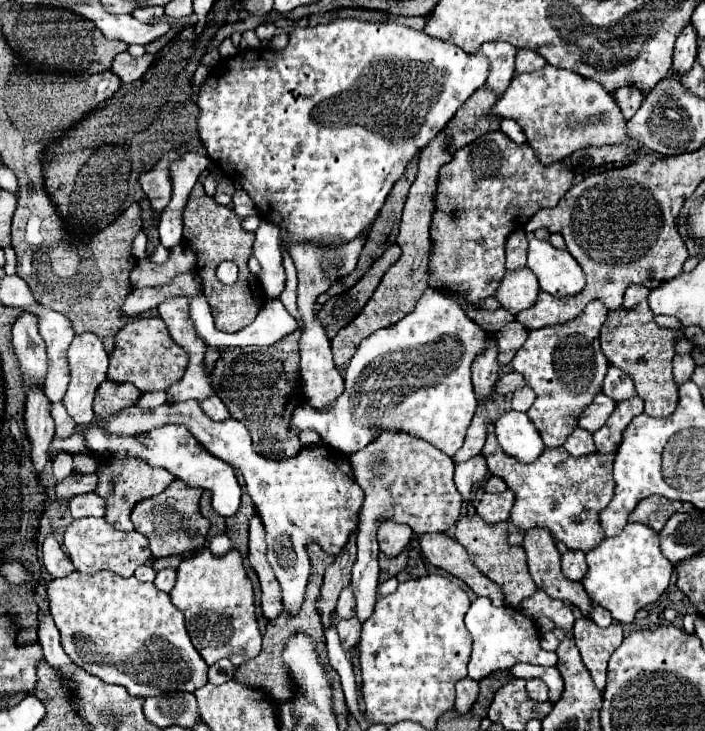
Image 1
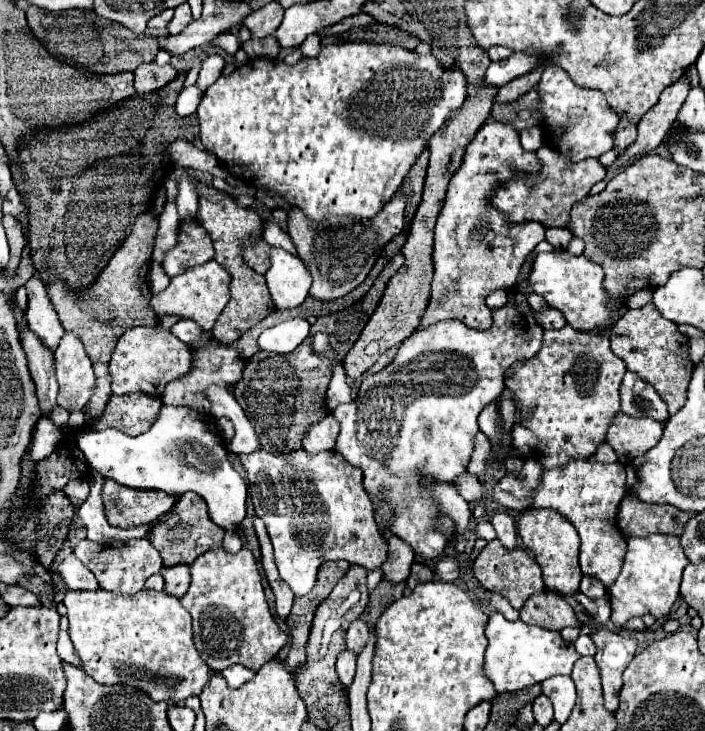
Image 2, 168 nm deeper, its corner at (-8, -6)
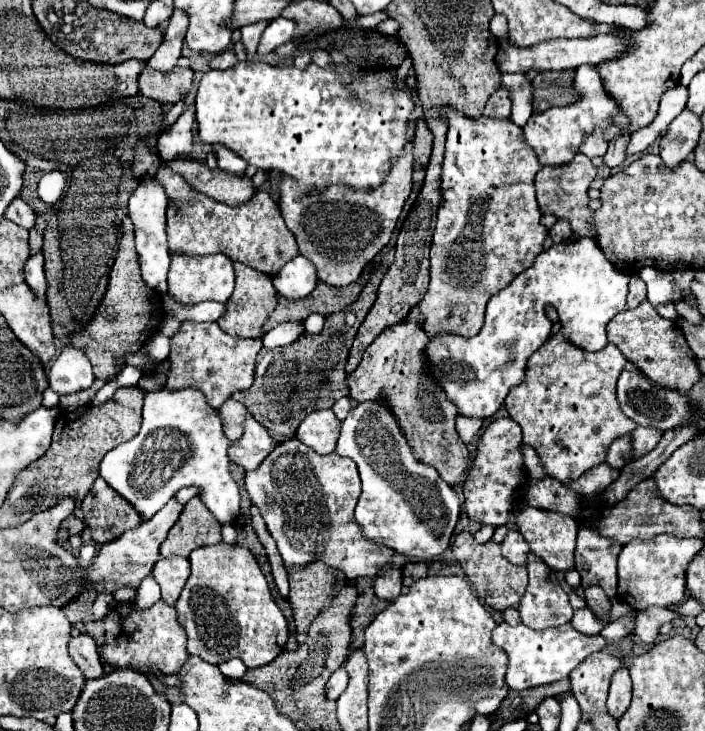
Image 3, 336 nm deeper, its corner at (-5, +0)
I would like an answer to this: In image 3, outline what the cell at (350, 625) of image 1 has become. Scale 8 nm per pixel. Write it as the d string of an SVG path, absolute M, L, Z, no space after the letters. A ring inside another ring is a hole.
M340 667L340 669L336 669L336 671L332 673L332 677L328 679L324 693L326 693L328 699L338 699L340 693L346 689L346 685L348 685L348 673L346 673L344 667Z

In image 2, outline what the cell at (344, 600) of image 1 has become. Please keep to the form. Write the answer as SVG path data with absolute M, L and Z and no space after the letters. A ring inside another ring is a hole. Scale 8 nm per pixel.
M363 617L353 619L347 629L347 647L351 647L355 653L359 653L363 649L363 643L367 641L367 631L369 631L369 627Z

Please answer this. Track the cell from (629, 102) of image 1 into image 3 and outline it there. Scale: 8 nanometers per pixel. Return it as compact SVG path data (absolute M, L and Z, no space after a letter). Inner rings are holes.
M620 137L620 141L612 141L612 143L608 145L608 151L606 151L606 155L602 157L606 167L614 169L614 167L622 165L622 161L624 161L624 157L626 157L626 153L624 153L624 151L626 151L626 145L628 145L628 141L630 141L630 137Z

